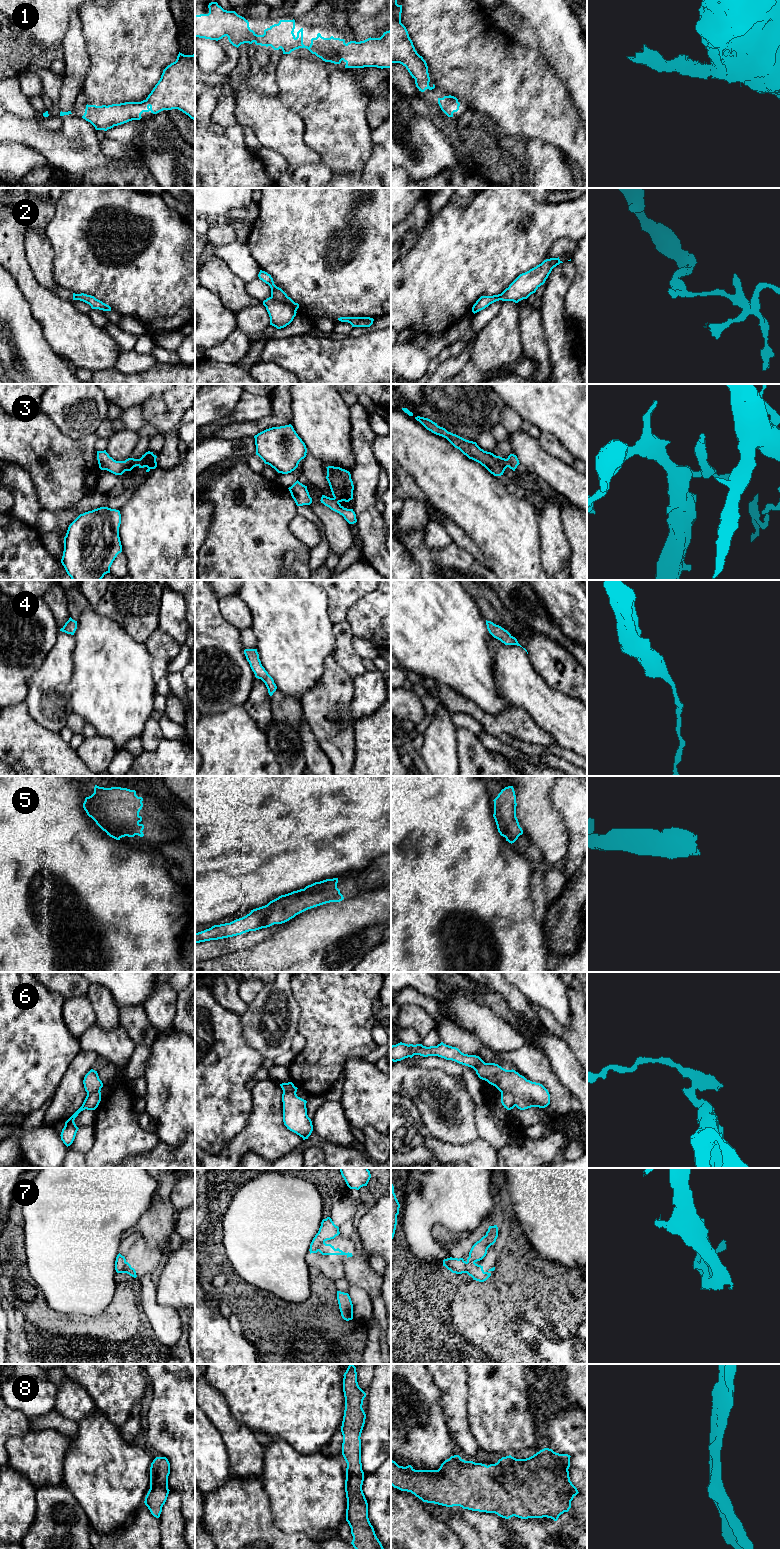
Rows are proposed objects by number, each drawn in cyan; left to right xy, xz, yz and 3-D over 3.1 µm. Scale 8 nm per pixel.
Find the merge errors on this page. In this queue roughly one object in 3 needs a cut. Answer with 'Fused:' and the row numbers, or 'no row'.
Fused: 2, 3, 6, 7

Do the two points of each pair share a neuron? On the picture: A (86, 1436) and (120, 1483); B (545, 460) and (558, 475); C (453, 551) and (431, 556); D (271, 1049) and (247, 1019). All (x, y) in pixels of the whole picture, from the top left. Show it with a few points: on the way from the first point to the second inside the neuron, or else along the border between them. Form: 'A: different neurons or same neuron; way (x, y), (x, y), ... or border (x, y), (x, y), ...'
A: same neuron; way (97, 1448), (99, 1462), (108, 1471)
B: same neuron; way (547, 464), (554, 471)
C: same neuron; way (448, 556), (436, 556)
D: same neuron; way (270, 1042), (254, 1026)

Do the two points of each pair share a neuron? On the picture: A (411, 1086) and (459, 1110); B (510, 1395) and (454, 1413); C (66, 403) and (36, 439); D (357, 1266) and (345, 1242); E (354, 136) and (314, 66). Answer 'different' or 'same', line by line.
A: same
B: different
C: different
D: different
E: same

